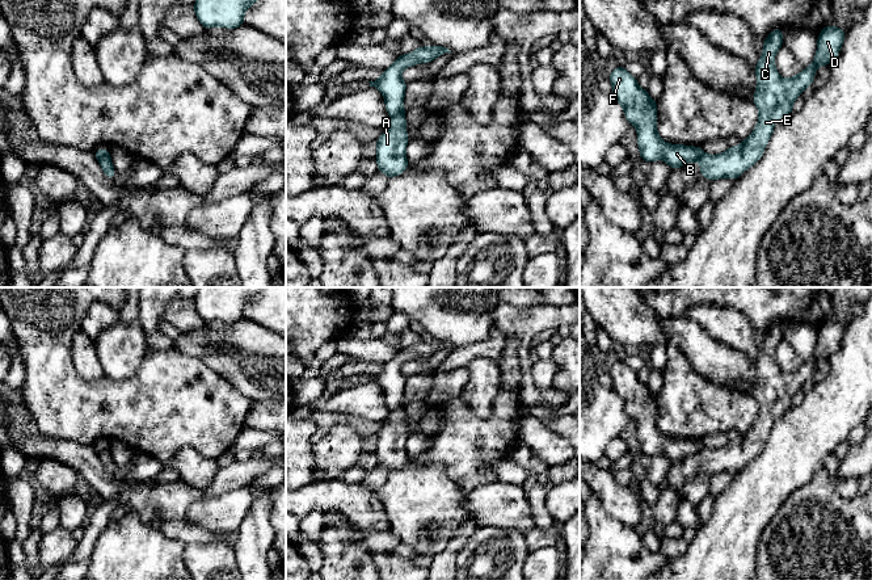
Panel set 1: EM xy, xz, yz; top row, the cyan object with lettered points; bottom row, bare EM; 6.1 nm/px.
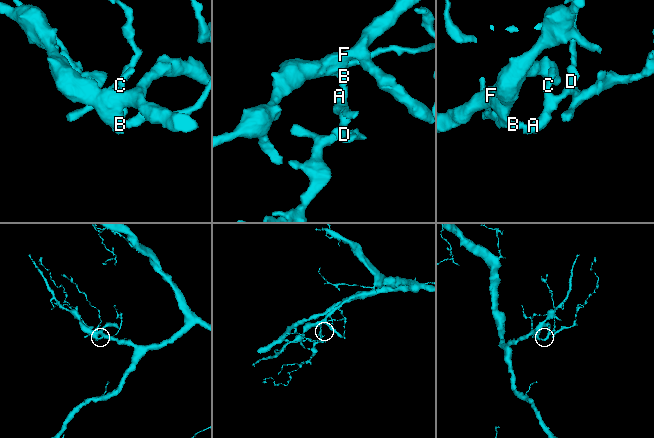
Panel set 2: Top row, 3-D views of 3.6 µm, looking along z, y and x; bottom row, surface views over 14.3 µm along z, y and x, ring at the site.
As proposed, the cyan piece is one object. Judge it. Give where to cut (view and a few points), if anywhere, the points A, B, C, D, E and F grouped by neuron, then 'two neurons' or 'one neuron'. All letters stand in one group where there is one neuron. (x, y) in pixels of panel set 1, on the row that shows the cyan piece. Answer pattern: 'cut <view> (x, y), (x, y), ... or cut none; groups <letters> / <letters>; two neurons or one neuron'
cut xz (403, 113), (391, 117); groups A C D E / B F; two neurons

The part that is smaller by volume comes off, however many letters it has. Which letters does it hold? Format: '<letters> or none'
A, C, D, E

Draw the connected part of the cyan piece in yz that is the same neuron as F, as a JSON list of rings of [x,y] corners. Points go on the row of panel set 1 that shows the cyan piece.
[[[624,66],[615,68],[608,80],[612,84],[611,96],[622,105],[629,125],[637,129],[640,159],[650,164],[662,159],[673,169],[702,159],[702,147],[669,144],[658,136],[656,100],[639,87]]]

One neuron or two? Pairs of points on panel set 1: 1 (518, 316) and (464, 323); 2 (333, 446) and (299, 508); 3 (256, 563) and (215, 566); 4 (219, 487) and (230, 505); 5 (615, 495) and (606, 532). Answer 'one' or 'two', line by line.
1: two
2: two
3: two
4: two
5: two

